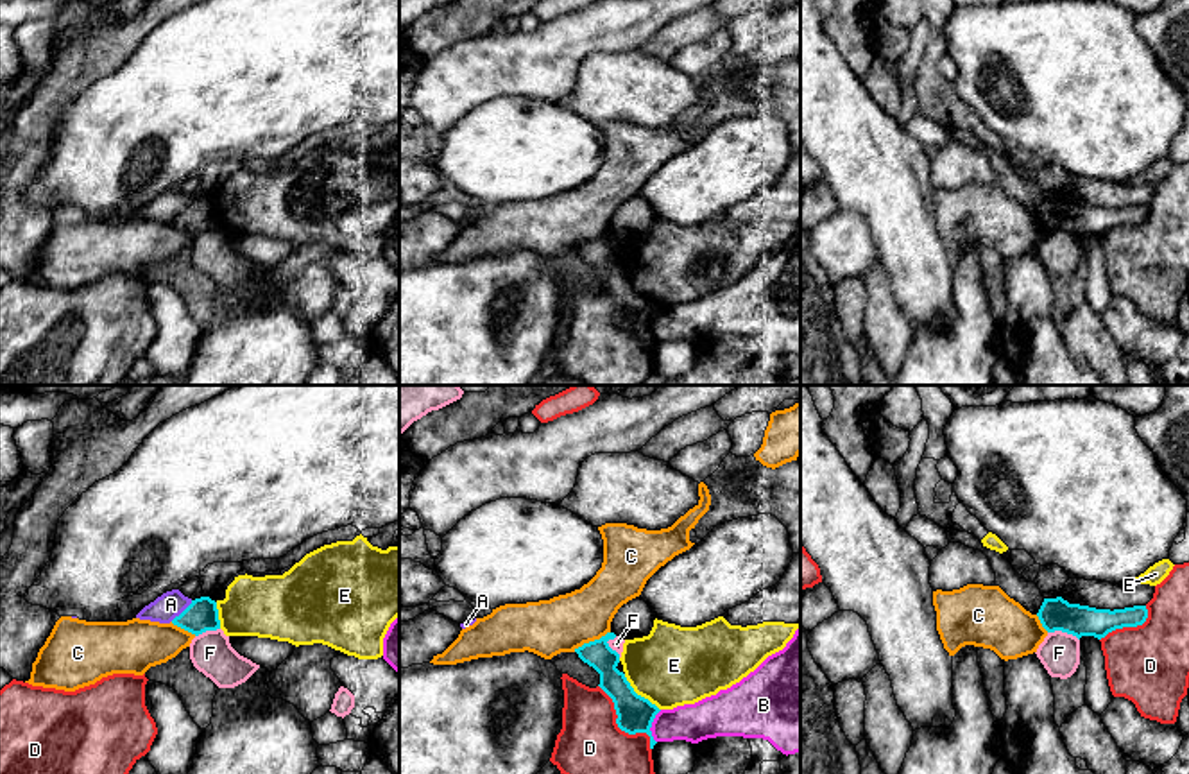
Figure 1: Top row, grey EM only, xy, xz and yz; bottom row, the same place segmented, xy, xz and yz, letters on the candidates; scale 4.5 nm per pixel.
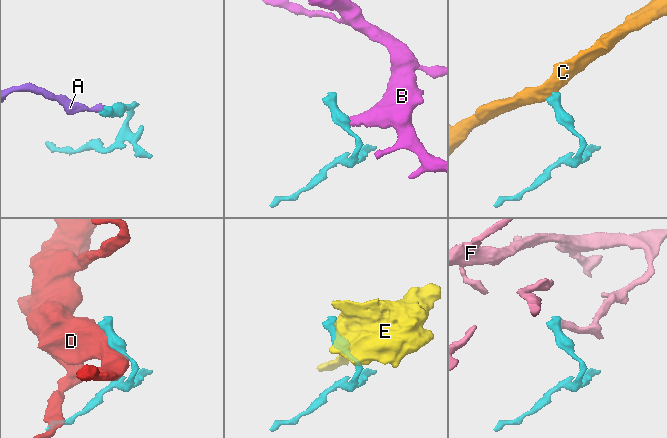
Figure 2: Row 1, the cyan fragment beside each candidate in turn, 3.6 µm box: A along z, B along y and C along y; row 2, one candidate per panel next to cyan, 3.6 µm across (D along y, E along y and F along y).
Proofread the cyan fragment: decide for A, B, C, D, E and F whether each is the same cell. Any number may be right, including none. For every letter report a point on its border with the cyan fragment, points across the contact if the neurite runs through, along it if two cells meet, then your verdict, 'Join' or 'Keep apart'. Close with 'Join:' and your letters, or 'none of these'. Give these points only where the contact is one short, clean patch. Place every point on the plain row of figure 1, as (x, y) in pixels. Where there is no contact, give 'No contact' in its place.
A: Touches cyan at xy (183, 210). Boundary: xy (192, 199), (171, 219). Keep apart
B: Touches cyan at xz (650, 325). Boundary: xz (661, 309), (650, 326), (656, 341). Keep apart
C: Touches cyan at xz (591, 240). Boundary: xz (609, 230), (573, 249). Keep apart
D: Touches cyan at xz (620, 326). Keep apart
E: Touches cyan at xz (640, 294). Keep apart
F: Touches cyan at yz (1064, 230). Boundary: yz (1048, 230), (1066, 230), (1078, 239). Keep apart
Join: none of these

